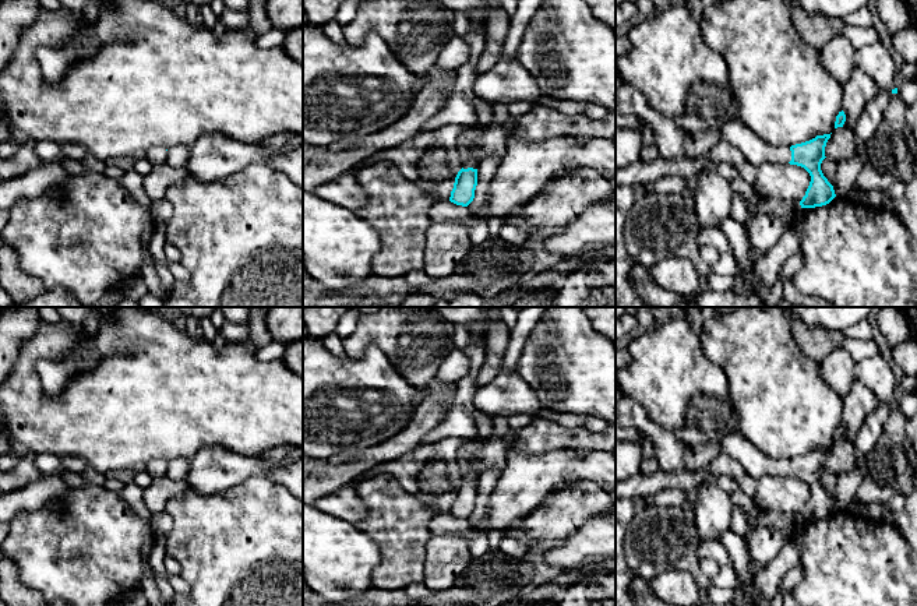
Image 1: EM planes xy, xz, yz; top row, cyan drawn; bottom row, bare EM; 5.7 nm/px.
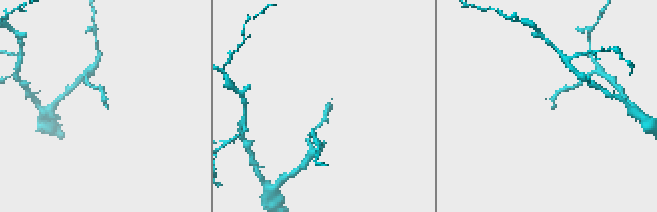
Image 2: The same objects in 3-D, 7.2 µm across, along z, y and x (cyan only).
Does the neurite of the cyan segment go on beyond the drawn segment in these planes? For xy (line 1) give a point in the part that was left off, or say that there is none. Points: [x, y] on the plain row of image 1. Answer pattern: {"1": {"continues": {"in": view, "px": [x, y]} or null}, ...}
{"1": {"continues": null}}

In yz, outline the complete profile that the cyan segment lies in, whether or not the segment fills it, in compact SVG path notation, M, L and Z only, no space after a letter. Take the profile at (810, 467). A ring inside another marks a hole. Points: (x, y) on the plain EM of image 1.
M738 431L724 434L717 443L723 454L734 458L744 468L745 473L755 479L761 476L790 476L804 480L810 486L811 494L800 514L801 521L822 519L836 510L833 498L821 483L830 447L817 448L810 454L791 459L772 459Z

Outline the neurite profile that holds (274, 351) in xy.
M272 339L268 345L255 349L255 357L264 362L269 362L269 360L283 362L285 345Z

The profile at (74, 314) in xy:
M56 307L63 320L70 323L82 321L91 310L95 309L112 309L112 307Z

